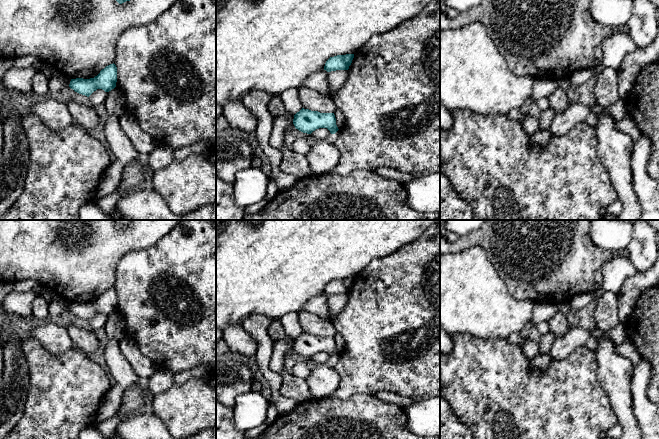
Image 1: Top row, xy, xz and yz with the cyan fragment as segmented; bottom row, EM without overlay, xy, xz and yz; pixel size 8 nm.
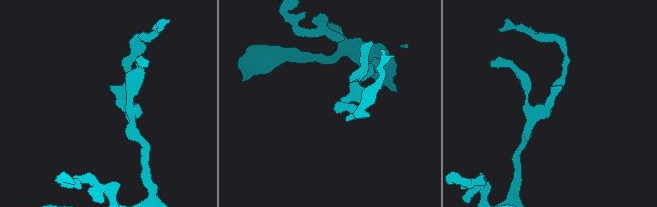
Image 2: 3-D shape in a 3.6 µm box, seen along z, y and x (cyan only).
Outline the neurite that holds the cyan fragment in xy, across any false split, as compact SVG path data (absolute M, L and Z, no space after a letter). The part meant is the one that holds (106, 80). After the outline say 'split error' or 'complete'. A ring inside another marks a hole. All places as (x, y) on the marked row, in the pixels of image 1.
M110 64L100 71L94 78L71 79L69 87L75 92L89 97L97 89L102 89L109 92L116 87L117 82L117 67Z | complete

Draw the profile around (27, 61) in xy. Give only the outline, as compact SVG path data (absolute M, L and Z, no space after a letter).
M32 55L20 56L14 59L14 67L20 69L37 67L39 70L41 70L44 68L44 66L45 63L42 60Z

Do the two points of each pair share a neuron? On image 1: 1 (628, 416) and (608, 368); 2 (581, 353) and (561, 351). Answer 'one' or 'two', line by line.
1: one
2: two

